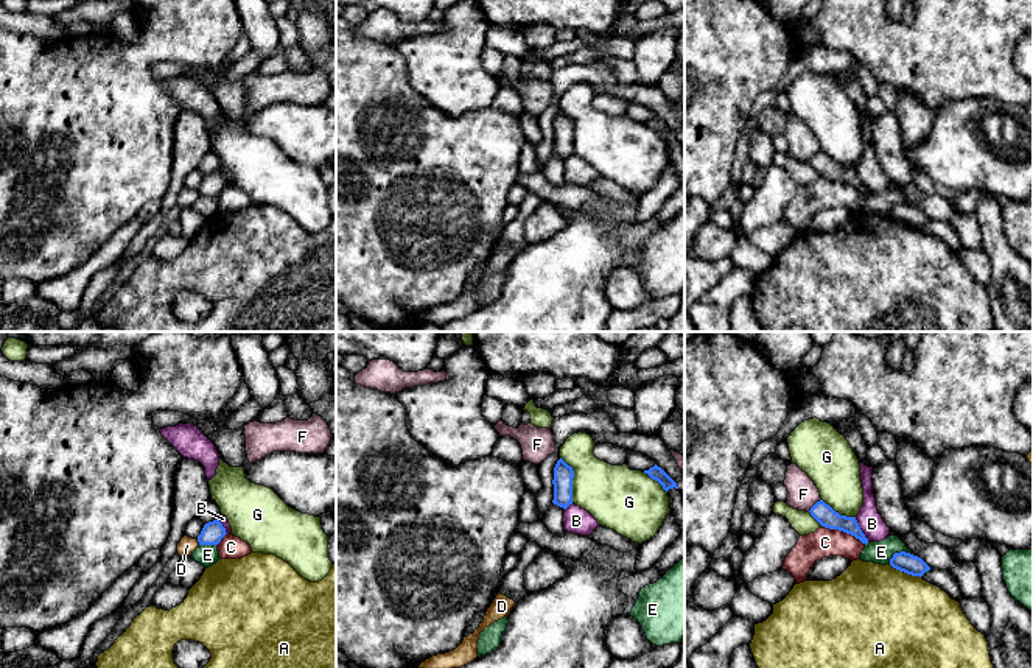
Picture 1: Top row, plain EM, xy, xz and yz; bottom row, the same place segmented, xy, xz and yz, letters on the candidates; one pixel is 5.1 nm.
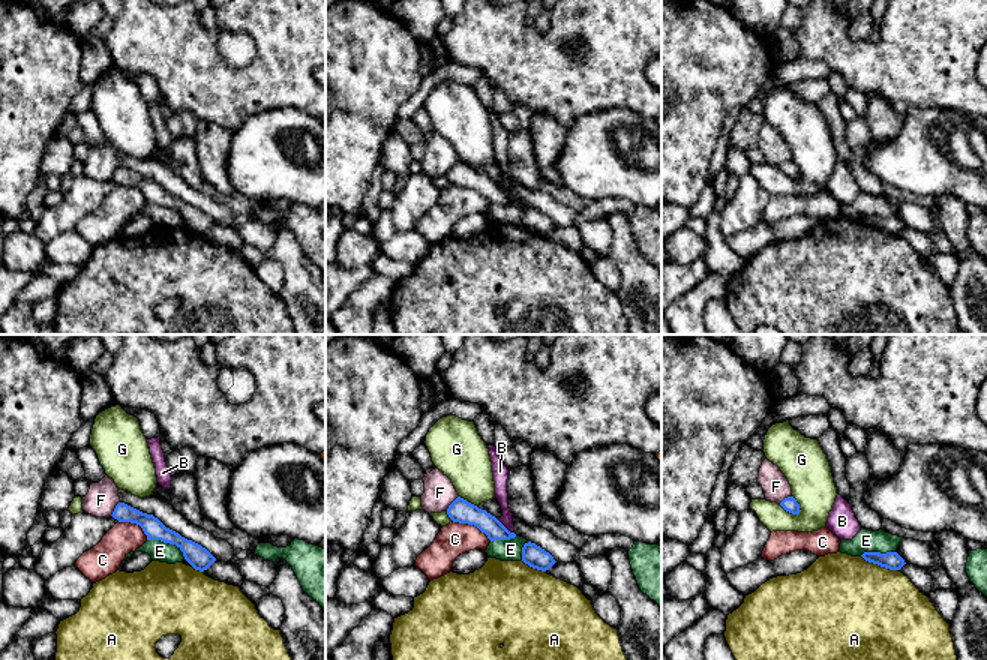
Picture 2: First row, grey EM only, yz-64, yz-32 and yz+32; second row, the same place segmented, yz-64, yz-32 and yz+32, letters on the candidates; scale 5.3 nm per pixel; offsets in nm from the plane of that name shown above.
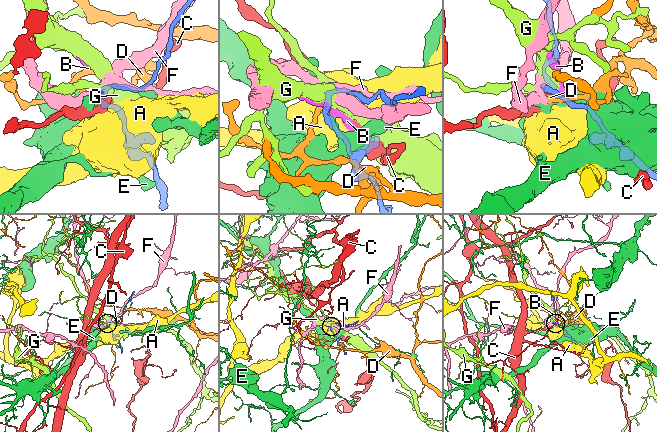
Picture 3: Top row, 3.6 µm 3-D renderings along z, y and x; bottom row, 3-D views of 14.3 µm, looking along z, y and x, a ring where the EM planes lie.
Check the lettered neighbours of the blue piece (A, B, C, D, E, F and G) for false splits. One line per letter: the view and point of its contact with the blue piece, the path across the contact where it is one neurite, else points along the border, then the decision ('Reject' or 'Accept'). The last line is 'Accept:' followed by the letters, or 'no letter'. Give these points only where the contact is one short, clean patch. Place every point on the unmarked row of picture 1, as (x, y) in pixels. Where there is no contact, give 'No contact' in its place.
A: Touches blue at yz (904, 223). Reject
B: Touches blue at yz (861, 181). Boundary: yz (854, 168), (868, 192). Reject
C: Touches blue at yz (843, 182). Boundary: yz (822, 176), (850, 184), (865, 195). Reject
D: Touches blue at xy (198, 192). Boundary: xy (196, 190), (199, 195). Reject
E: Touches blue at yz (901, 203). Accept
F: Touches blue at yz (814, 156). Reject
G: Touches blue at xz (571, 131). Reject
Accept: E

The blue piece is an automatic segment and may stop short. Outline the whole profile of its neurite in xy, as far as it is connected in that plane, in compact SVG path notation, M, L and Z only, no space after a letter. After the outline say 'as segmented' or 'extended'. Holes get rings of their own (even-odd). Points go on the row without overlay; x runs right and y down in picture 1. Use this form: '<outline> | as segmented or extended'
M219 170L205 174L201 185L198 187L199 198L193 202L191 209L205 220L216 215L221 210L216 196L226 185L226 179Z | extended

